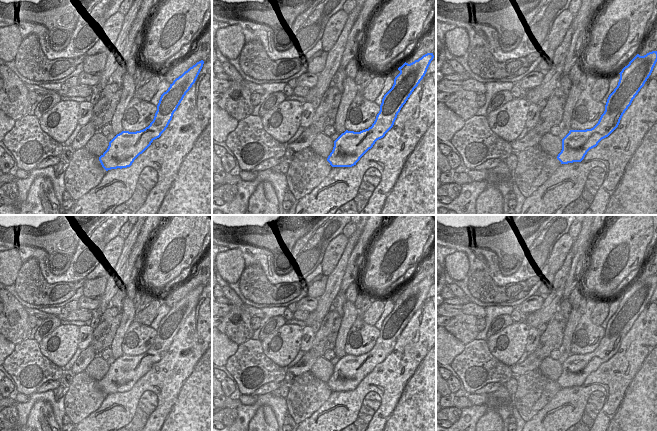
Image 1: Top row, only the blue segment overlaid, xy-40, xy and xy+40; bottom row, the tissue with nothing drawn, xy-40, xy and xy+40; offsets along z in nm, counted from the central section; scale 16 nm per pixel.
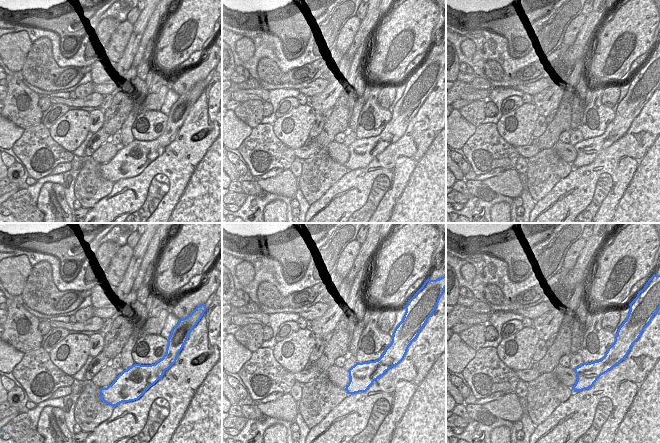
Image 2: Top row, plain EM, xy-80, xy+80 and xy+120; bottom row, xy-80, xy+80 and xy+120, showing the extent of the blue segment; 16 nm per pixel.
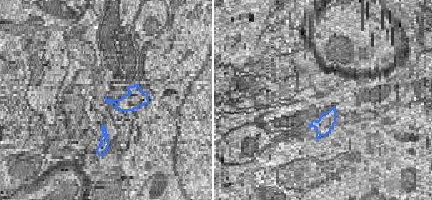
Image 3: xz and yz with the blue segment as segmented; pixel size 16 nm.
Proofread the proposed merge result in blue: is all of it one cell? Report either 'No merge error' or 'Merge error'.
No merge error

